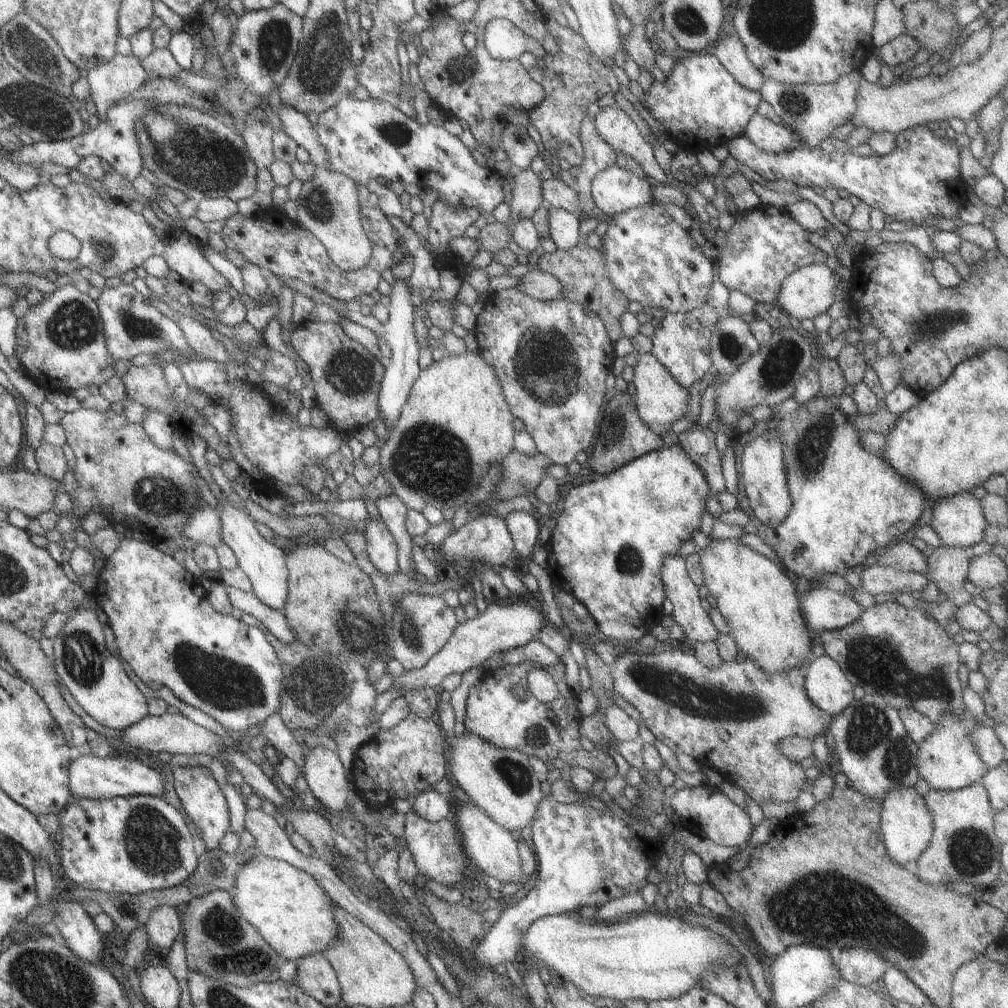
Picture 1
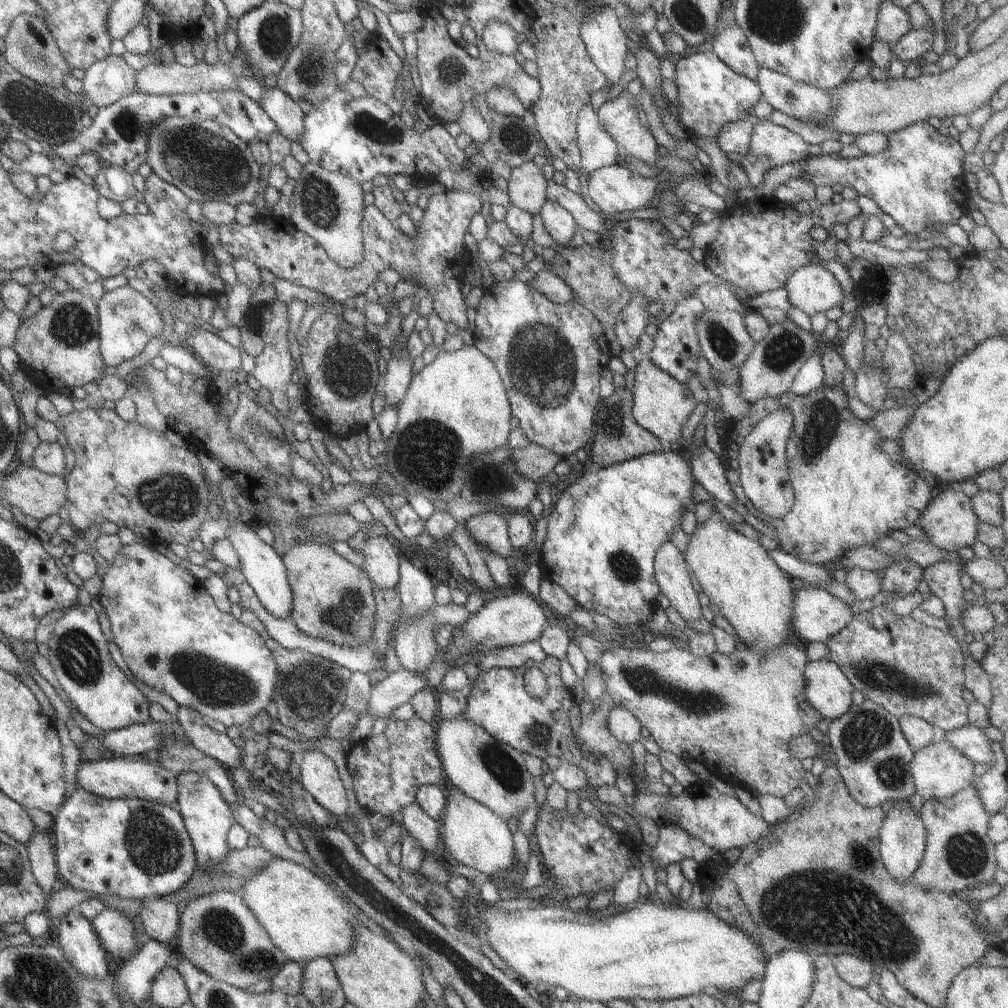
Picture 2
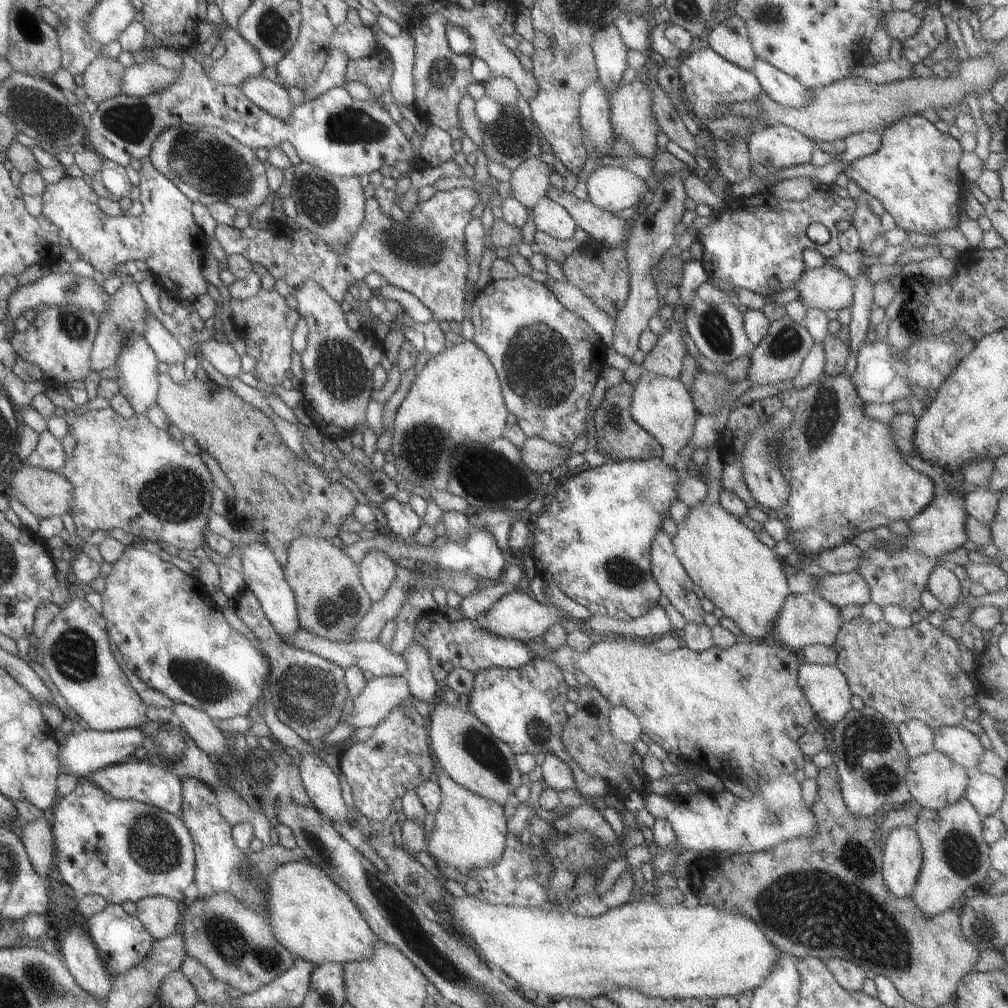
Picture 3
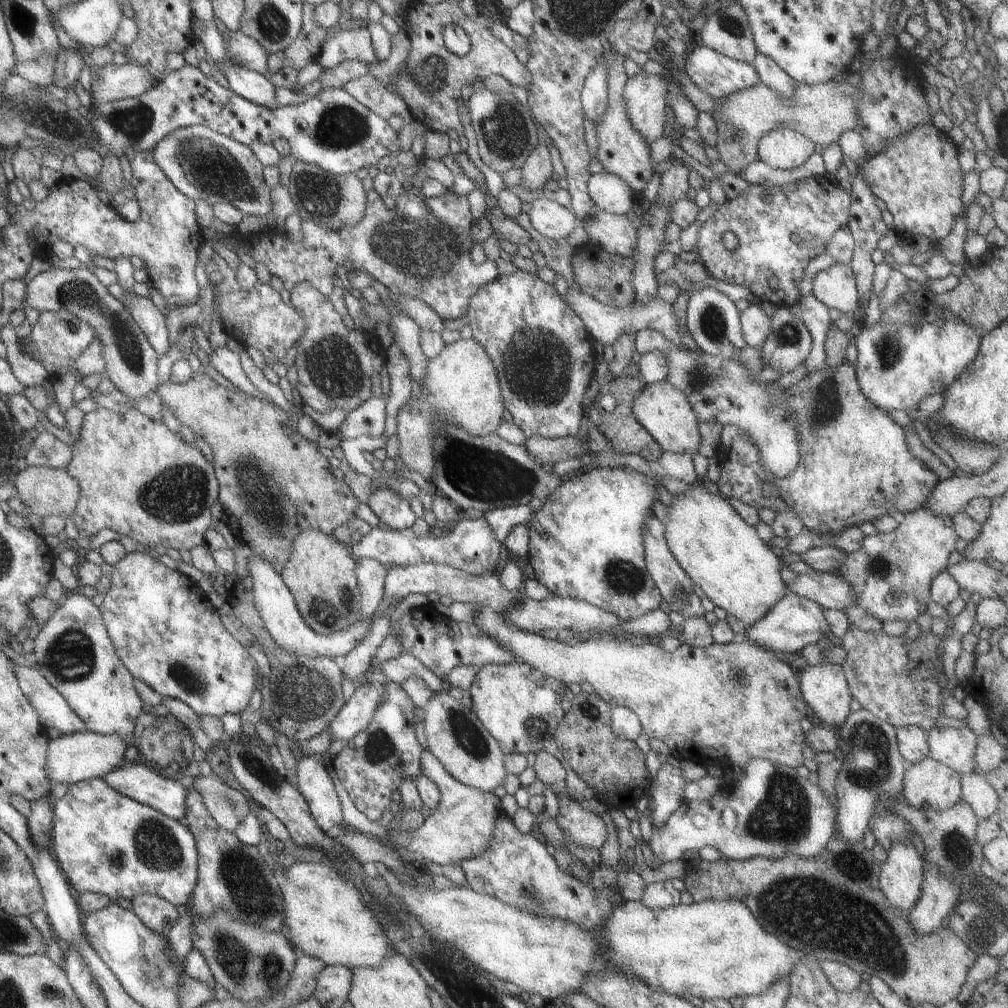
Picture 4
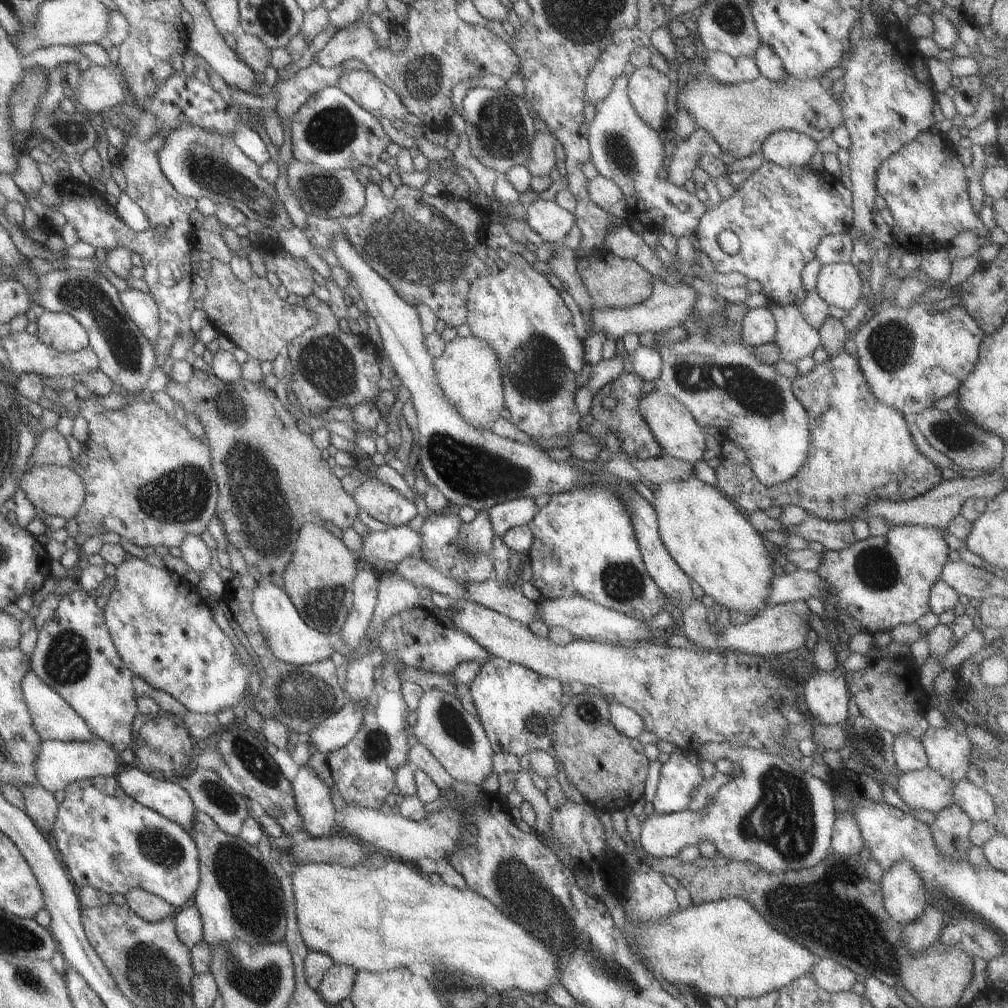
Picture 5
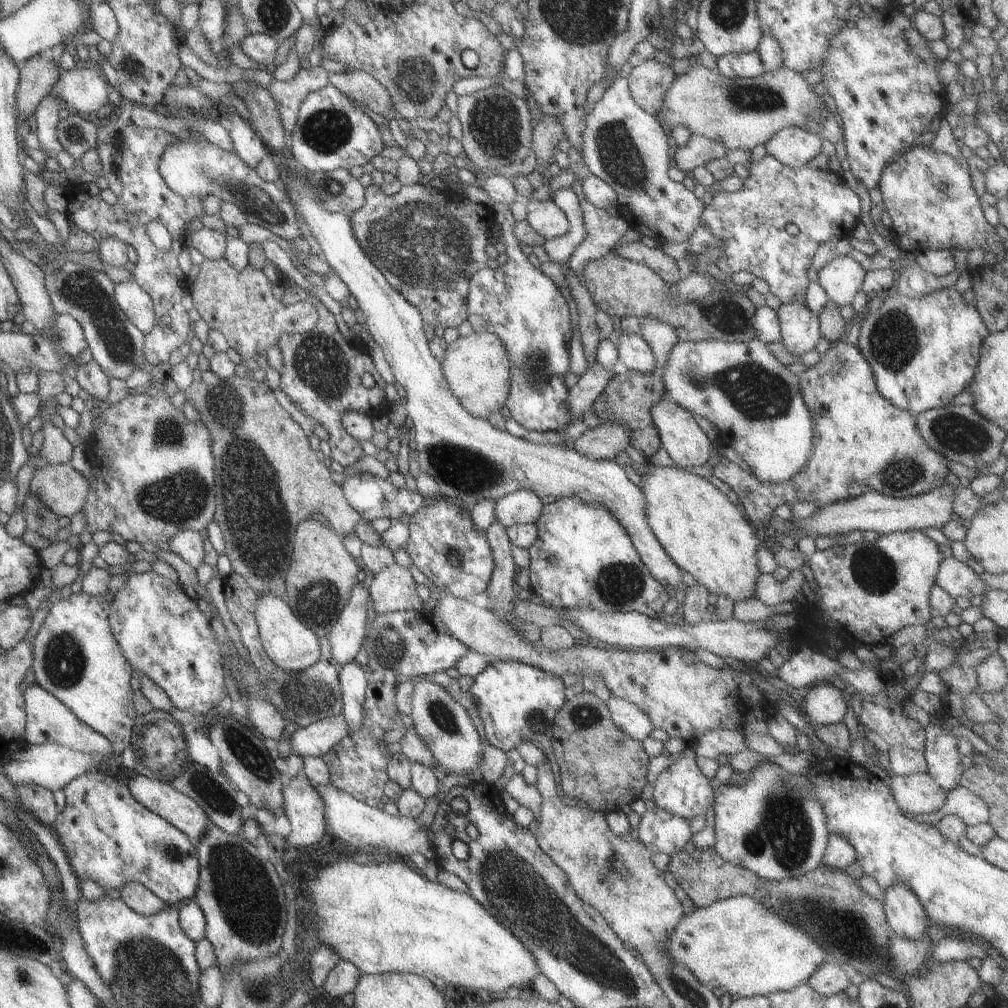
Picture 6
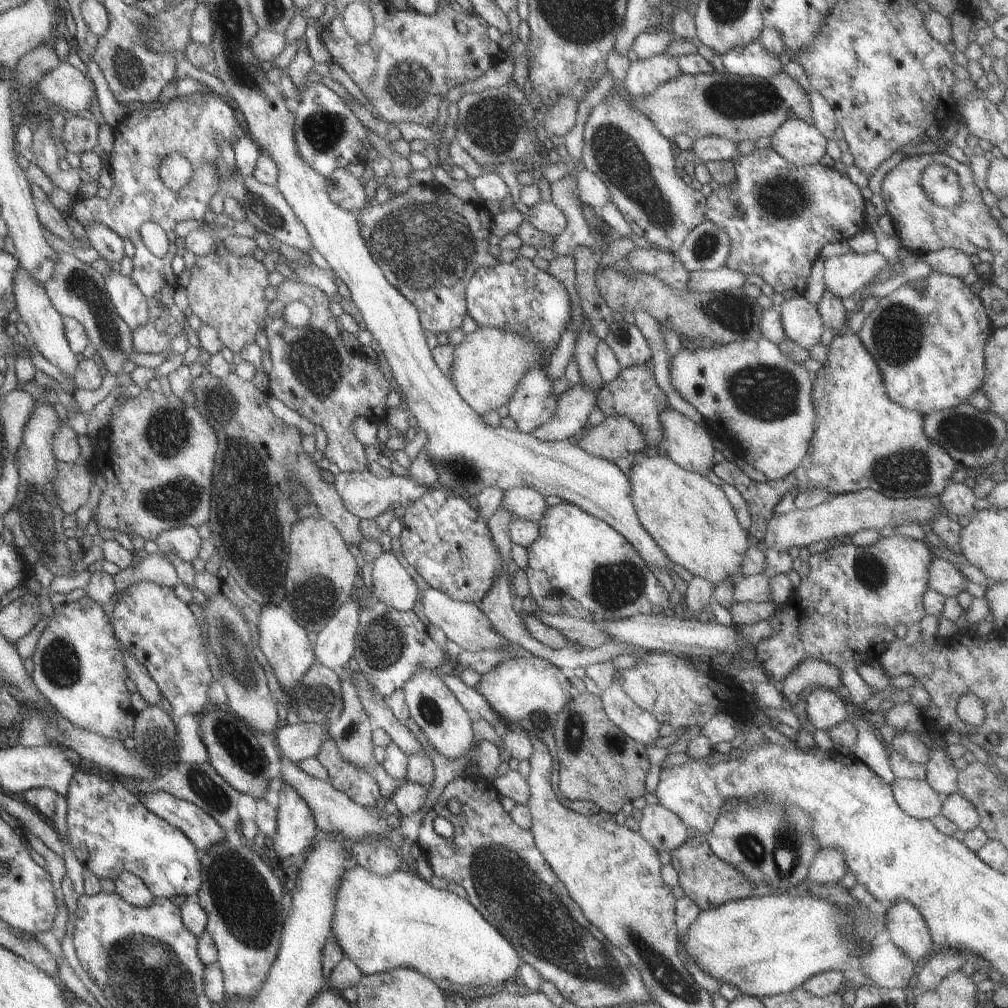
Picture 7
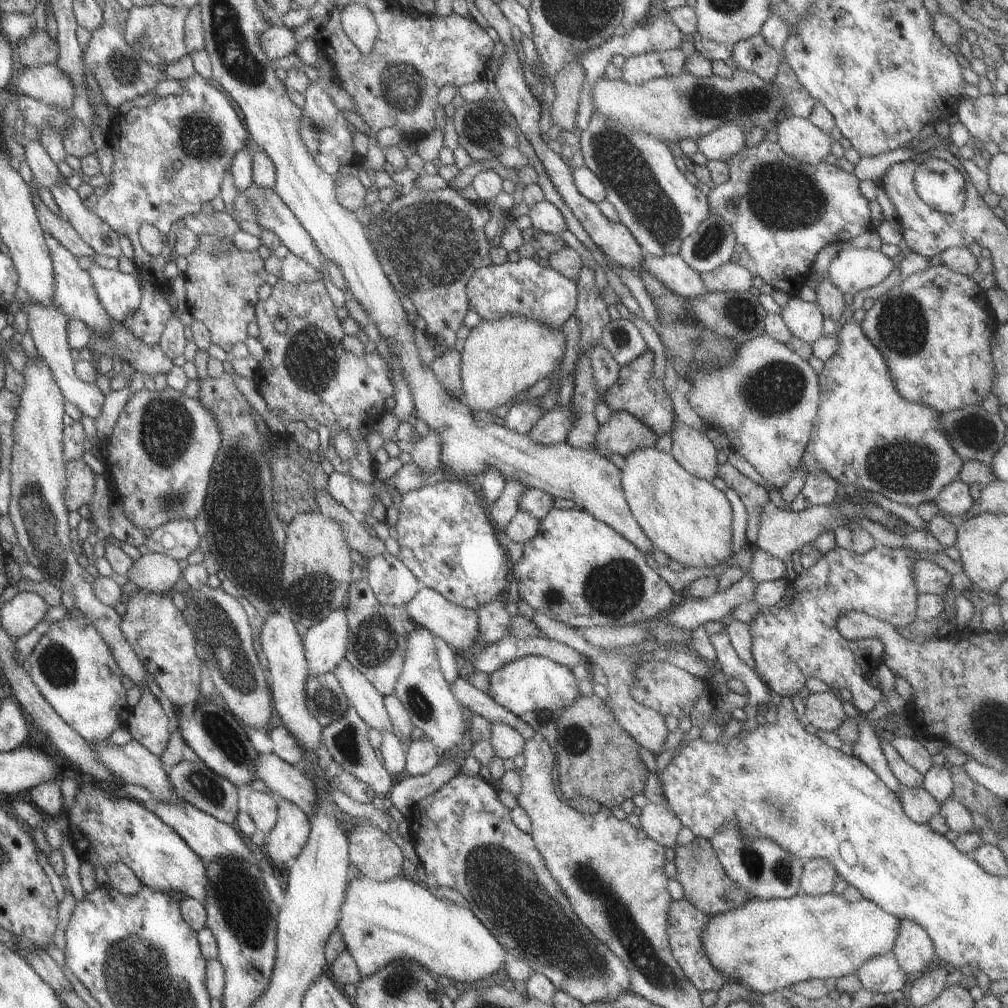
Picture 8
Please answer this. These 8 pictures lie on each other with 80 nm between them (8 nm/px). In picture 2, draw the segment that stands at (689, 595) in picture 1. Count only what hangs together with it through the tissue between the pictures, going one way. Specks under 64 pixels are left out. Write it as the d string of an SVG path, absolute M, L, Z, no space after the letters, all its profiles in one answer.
M669 540L659 544L652 568L655 583L660 594L669 601L670 608L681 616L688 628L707 634L712 624L704 620L698 594L693 590L687 574L687 566L679 550Z

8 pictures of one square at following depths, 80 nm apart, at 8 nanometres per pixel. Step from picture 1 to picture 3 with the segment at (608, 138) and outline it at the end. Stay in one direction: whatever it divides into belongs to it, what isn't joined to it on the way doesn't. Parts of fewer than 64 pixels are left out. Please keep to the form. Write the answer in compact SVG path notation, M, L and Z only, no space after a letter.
M635 78L629 84L620 86L609 98L609 123L612 132L623 138L633 152L640 157L651 158L656 153L656 146L661 142L653 108L651 108L651 92L647 82Z

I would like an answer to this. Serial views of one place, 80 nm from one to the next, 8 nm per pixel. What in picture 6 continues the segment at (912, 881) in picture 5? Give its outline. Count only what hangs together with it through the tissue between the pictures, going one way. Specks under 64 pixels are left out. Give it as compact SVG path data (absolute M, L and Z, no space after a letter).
M893 883L882 895L882 911L891 935L907 940L920 939L929 924L914 892L903 883Z

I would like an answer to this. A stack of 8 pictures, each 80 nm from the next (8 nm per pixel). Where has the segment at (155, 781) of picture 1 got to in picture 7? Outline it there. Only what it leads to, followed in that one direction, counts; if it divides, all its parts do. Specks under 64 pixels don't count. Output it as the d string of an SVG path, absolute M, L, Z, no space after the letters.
M163 791L139 792L137 798L152 815L162 818L181 832L183 836L186 836L199 852L218 843L221 839L227 839L224 836L225 831L215 822L215 819L188 800L174 797L172 794Z

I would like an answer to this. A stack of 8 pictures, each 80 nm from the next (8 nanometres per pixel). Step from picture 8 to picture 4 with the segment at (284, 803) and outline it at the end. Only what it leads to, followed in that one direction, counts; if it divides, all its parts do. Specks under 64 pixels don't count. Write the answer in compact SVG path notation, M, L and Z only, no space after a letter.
M302 756L296 763L294 787L303 796L309 816L325 834L331 827L342 823L335 786L316 756Z

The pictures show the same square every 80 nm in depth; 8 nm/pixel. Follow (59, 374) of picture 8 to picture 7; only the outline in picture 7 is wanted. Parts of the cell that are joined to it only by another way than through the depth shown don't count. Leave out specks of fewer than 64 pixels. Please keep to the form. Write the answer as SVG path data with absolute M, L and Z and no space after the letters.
M17 266L13 273L12 291L14 307L17 309L23 324L29 330L29 341L32 342L36 350L41 353L41 356L49 364L59 368L61 372L65 373L65 376L69 376L72 380L72 374L78 362L75 359L75 355L69 350L67 341L63 336L62 315L53 308L43 285L40 285L26 270L20 269Z

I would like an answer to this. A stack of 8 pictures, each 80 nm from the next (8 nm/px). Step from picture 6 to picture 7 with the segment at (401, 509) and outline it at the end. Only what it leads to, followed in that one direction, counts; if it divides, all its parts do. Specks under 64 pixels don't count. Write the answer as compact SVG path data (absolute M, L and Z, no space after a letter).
M367 470L345 472L341 471L334 476L331 486L342 500L343 506L357 518L374 519L382 512L387 512L388 509L393 510L395 507L404 509L406 506L417 500L422 492L427 488L423 485L418 485L410 475L390 475L387 478L375 477Z

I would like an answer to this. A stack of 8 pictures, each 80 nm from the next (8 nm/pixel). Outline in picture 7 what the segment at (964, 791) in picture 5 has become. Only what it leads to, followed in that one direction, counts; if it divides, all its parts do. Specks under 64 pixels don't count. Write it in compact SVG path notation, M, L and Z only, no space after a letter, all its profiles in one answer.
M955 790L943 798L939 814L964 832L977 827L980 819L973 804Z

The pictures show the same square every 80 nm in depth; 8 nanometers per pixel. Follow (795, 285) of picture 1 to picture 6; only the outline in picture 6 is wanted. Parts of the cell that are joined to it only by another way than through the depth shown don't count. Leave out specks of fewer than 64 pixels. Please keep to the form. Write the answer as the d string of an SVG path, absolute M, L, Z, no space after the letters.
M850 255L838 256L817 271L816 285L823 289L829 302L842 307L850 304L860 290L865 273Z

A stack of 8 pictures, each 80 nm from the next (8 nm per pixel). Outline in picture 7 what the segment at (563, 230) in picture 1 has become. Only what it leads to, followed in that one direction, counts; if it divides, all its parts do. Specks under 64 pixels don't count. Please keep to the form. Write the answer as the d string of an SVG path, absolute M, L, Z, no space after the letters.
M537 201L528 207L528 221L533 228L556 237L565 228L565 215L551 201Z

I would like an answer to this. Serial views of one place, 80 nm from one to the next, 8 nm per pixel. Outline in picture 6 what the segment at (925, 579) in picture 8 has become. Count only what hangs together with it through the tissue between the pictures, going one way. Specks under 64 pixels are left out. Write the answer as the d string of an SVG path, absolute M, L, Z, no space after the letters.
M943 557L934 579L935 586L953 598L982 598L988 591L976 572L953 557Z

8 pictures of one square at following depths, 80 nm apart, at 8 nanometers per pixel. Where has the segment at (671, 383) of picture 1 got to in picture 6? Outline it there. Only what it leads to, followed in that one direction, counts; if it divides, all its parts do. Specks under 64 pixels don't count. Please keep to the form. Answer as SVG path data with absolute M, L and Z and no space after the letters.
M664 396L650 408L652 424L657 431L661 448L679 468L705 465L710 453L710 442L695 423L692 414Z

